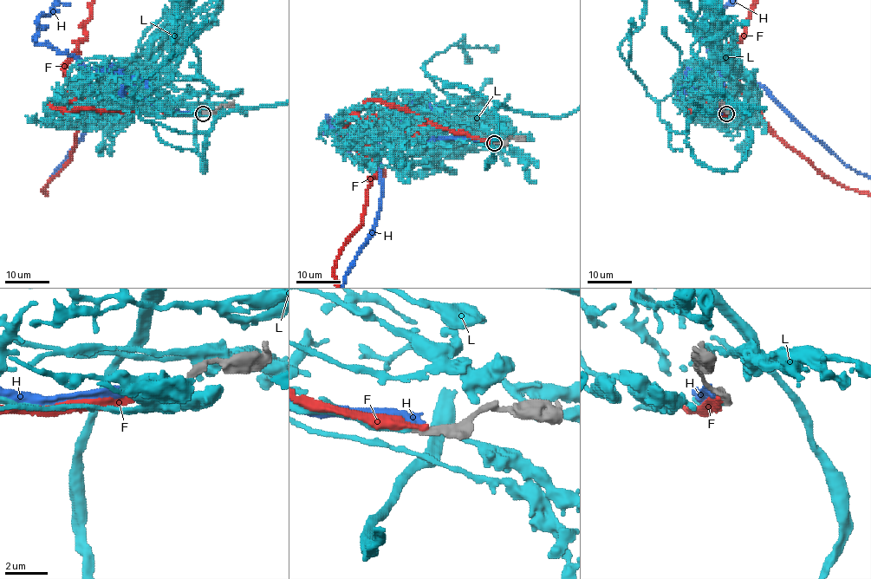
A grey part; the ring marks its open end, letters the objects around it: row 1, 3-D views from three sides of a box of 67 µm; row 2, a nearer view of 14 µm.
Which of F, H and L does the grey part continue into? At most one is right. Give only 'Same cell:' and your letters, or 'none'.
Same cell: L

